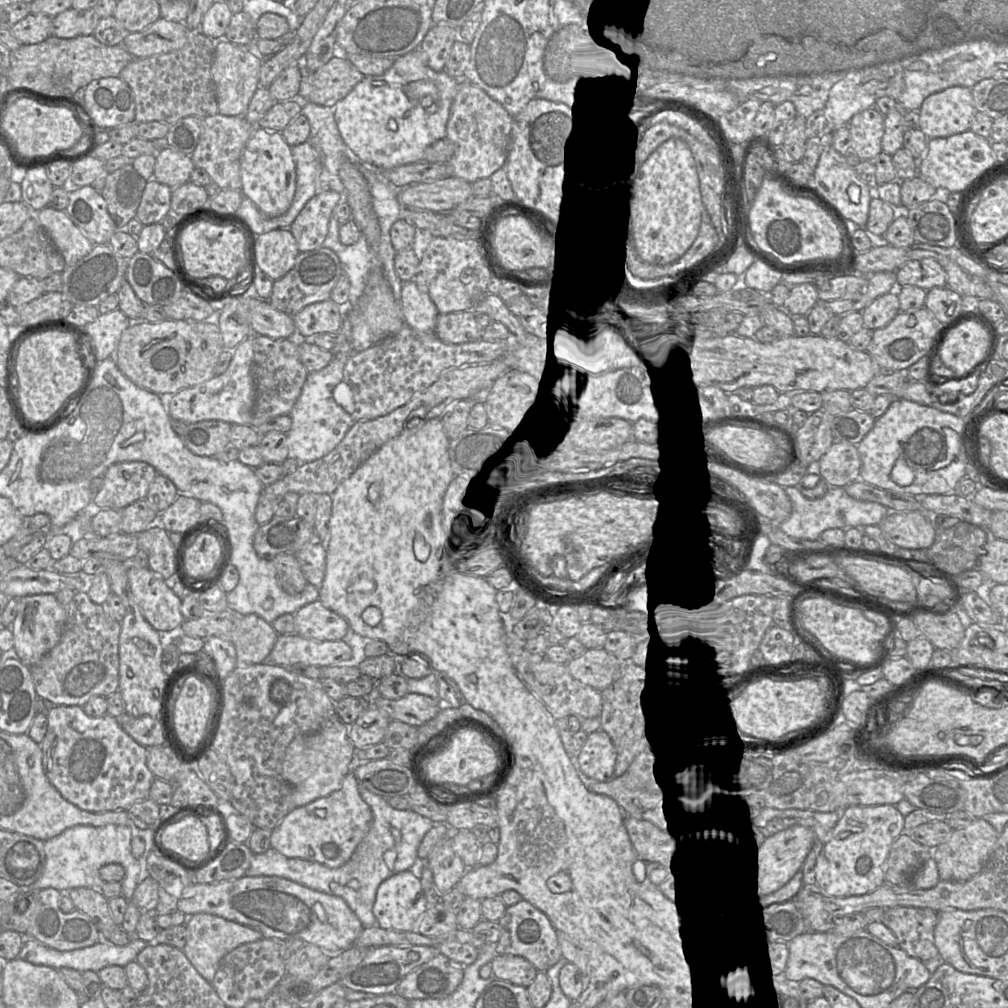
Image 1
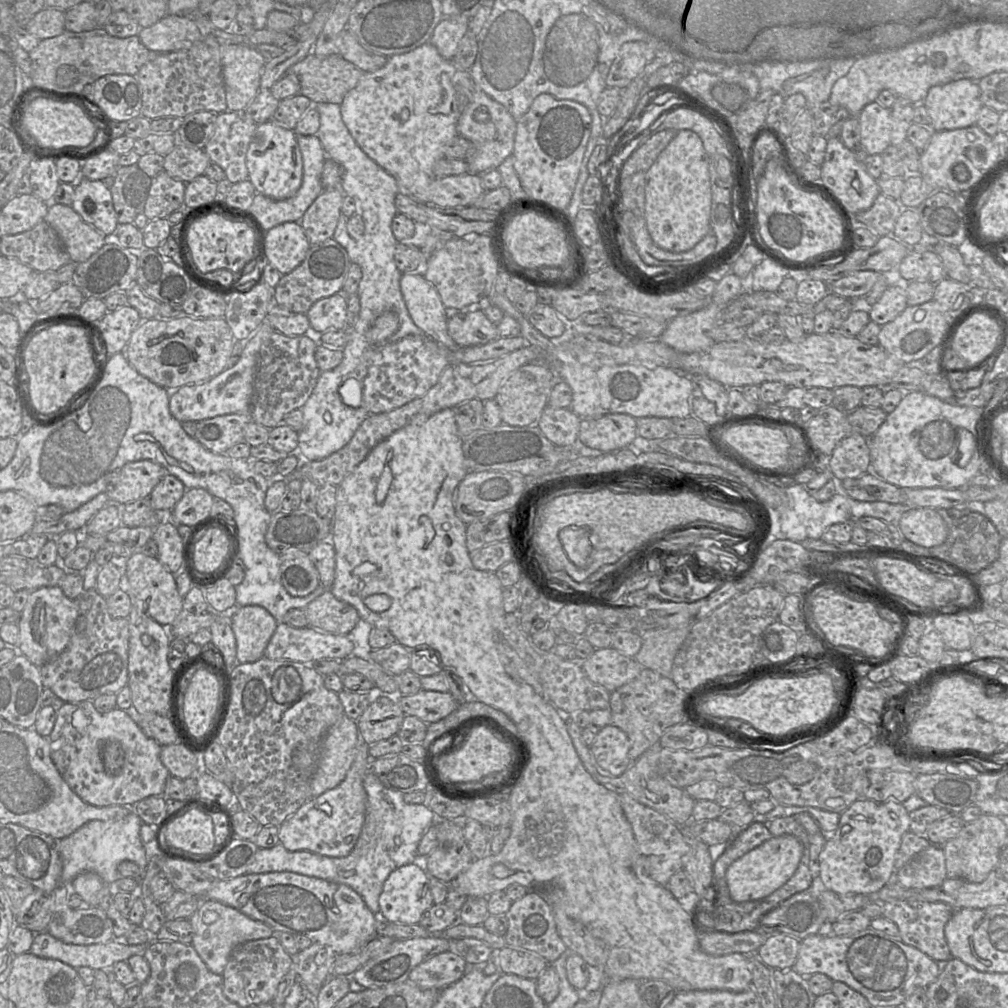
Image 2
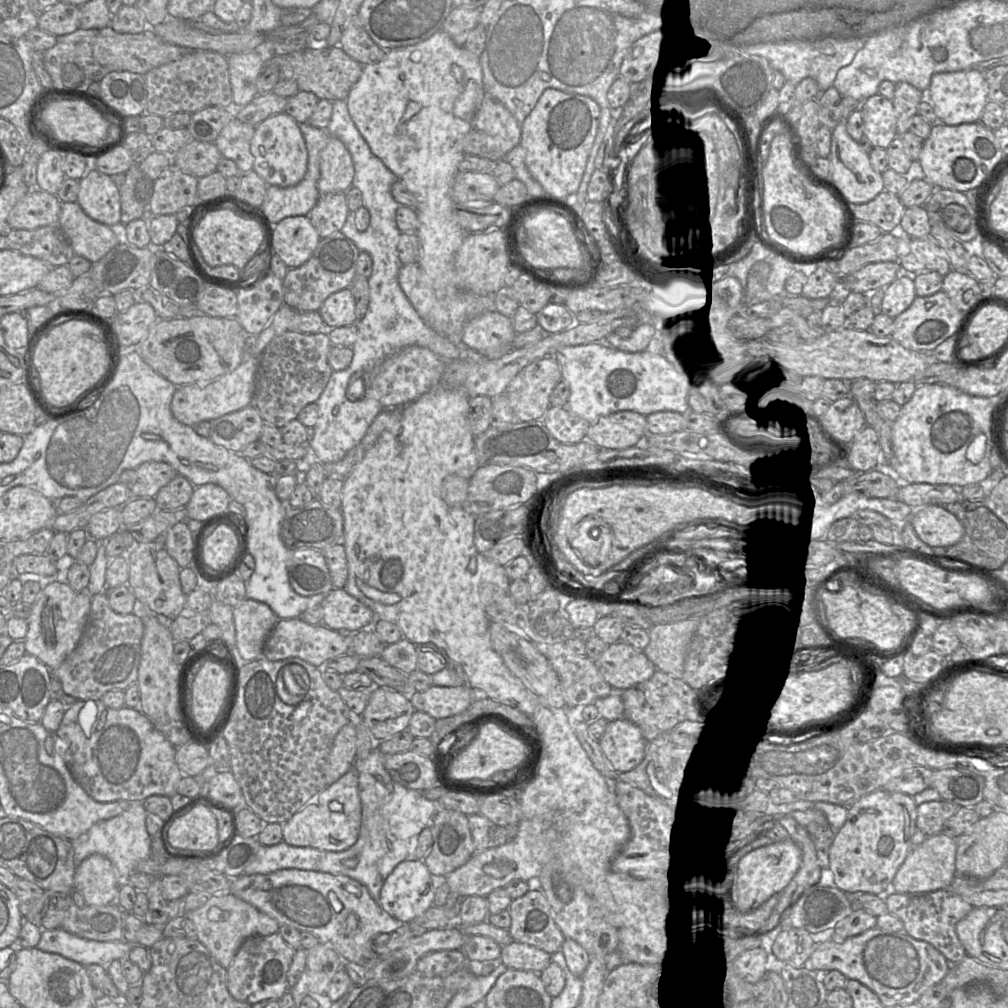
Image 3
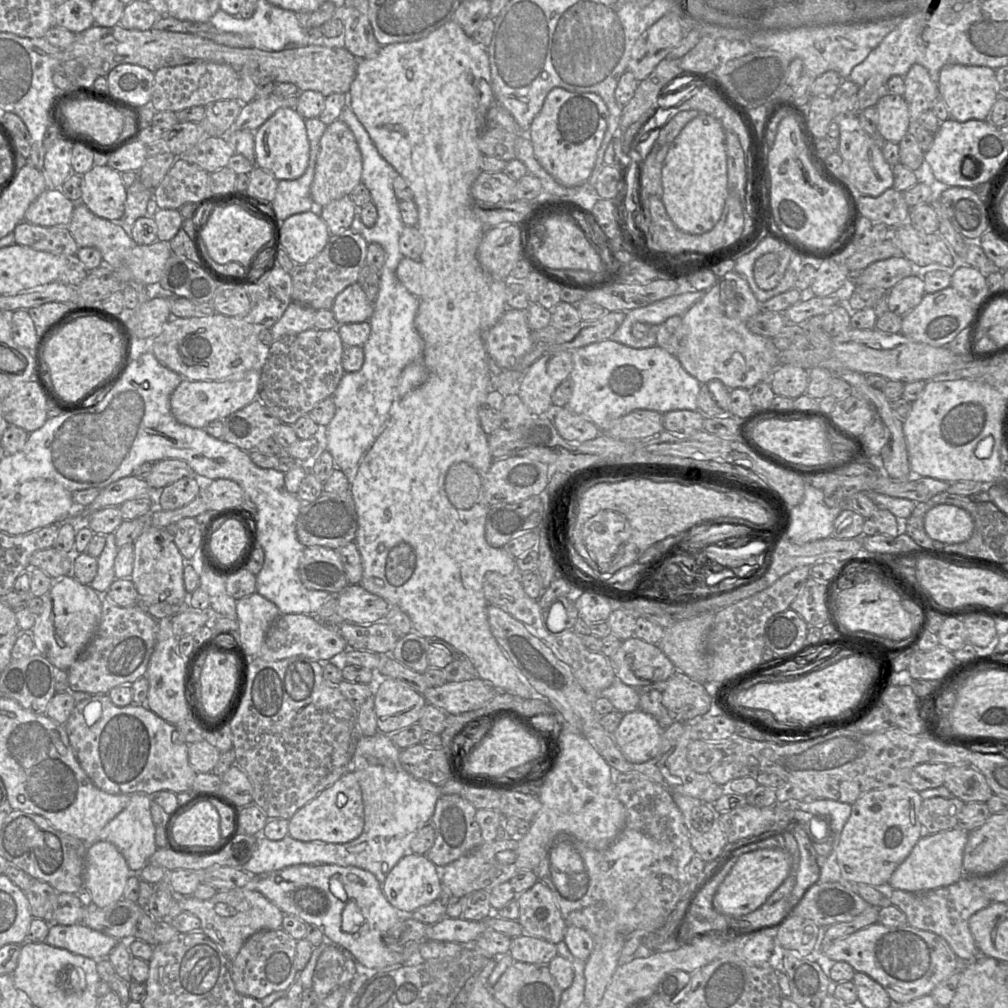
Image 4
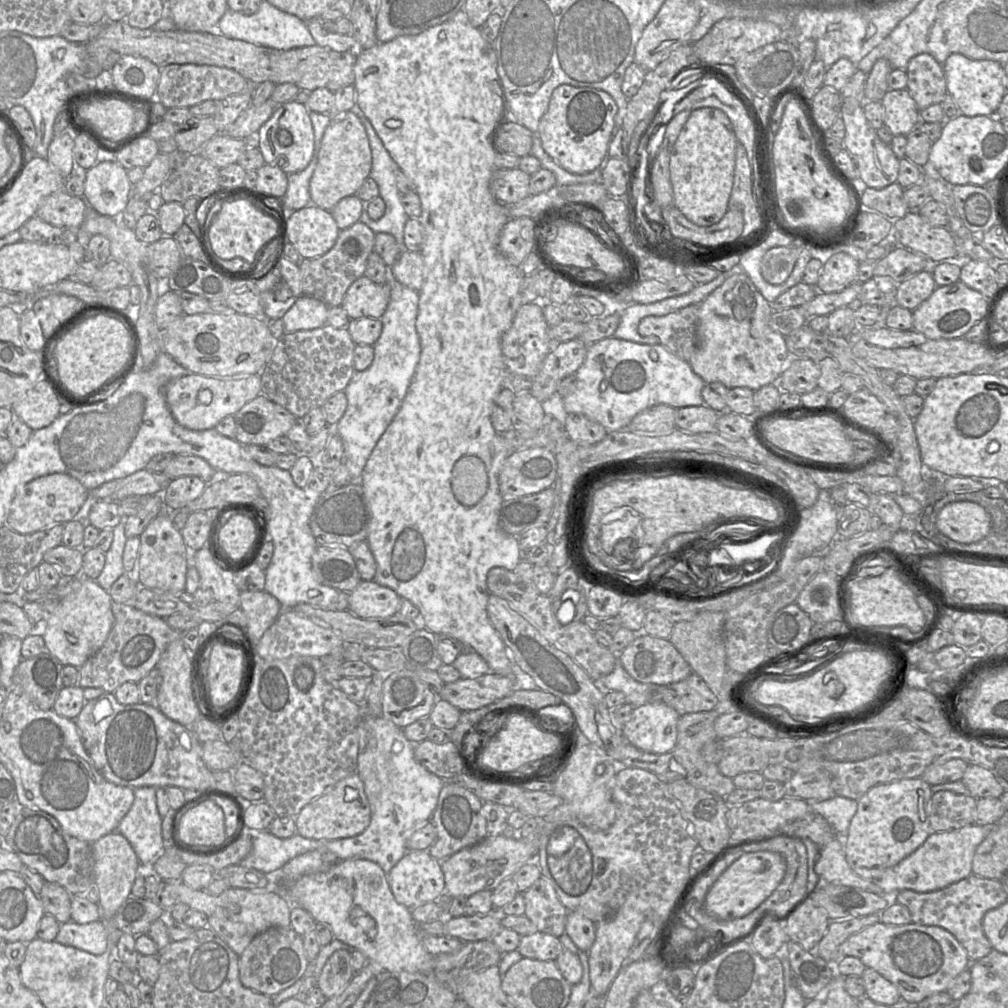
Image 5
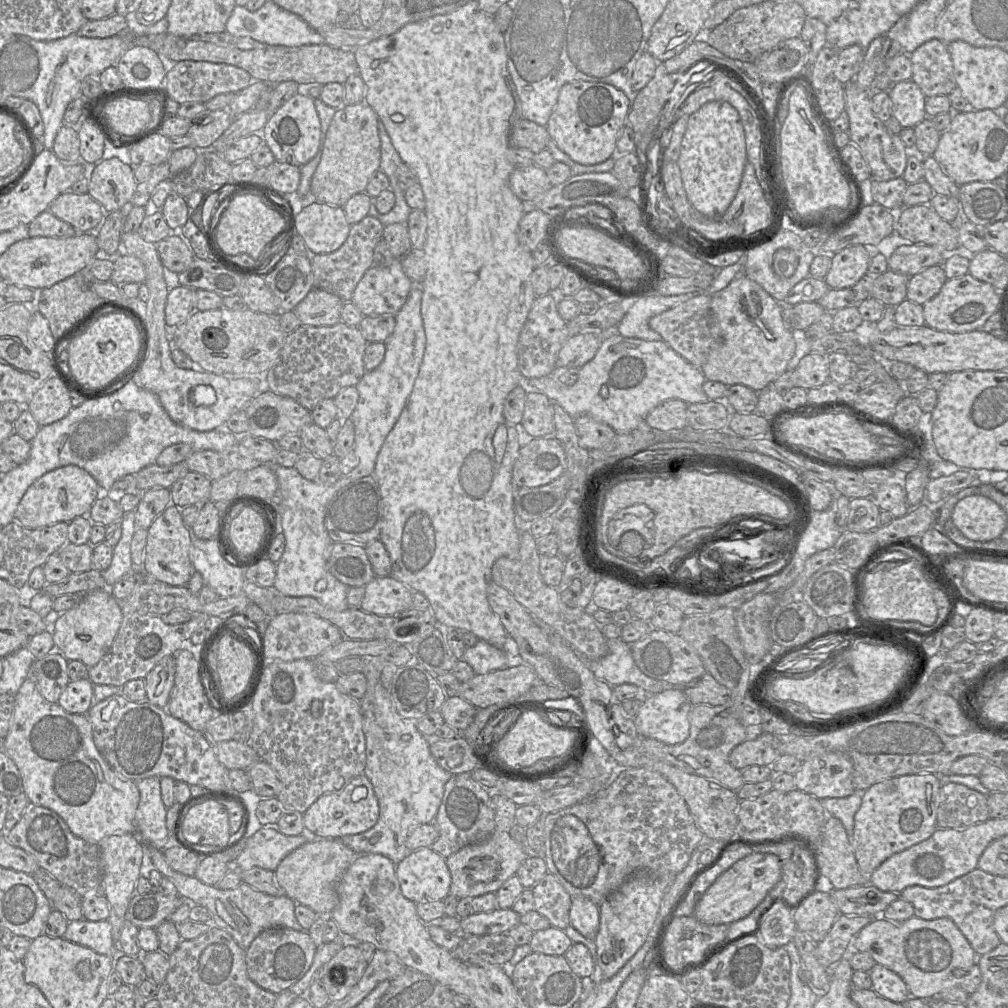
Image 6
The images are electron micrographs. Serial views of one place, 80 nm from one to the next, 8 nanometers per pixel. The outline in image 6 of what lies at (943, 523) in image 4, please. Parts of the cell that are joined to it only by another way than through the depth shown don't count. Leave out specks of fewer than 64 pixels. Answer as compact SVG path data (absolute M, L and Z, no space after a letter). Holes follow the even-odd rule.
M982 495L960 500L950 518L958 531L972 541L992 541L999 538L1007 527L1006 512L993 500Z

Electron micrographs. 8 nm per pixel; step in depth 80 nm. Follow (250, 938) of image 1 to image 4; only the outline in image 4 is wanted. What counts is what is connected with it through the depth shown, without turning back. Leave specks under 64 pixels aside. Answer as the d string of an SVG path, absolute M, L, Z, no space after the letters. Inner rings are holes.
M249 888L222 890L207 900L199 900L192 895L177 897L182 911L190 912L200 919L200 930L220 947L231 962L250 936L261 930L280 929L285 916L263 894Z

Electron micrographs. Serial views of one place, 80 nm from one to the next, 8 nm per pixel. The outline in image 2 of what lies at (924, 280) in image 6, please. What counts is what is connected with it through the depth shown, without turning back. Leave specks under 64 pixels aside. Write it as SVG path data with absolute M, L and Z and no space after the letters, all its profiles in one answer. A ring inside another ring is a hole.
M890 285L871 306L869 317L882 326L896 318L907 306L905 289L899 285Z

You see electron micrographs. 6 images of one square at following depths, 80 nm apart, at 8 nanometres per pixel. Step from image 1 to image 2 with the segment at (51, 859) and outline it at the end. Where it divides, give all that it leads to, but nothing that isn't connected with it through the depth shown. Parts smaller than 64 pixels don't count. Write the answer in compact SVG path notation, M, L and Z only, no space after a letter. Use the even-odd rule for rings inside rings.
M131 810L123 818L118 820L92 820L71 835L57 840L57 850L62 860L61 884L70 882L84 872L96 873L106 884L111 884L120 877L117 866L122 861L134 862L142 871L147 866L146 846L141 841L140 817Z

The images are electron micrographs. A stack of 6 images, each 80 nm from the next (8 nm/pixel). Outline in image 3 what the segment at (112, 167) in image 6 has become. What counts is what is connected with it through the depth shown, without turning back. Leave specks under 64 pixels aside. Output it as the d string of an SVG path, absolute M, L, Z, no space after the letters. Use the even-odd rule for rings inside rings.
M90 168L79 180L77 203L93 220L114 226L121 220L121 196L113 179L95 168Z

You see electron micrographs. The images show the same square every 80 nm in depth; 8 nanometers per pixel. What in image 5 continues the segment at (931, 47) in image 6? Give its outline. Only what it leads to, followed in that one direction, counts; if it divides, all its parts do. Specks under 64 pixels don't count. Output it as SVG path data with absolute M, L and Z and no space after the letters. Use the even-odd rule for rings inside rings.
M928 53L914 56L908 63L907 90L919 111L940 103L947 95L944 64L938 63Z

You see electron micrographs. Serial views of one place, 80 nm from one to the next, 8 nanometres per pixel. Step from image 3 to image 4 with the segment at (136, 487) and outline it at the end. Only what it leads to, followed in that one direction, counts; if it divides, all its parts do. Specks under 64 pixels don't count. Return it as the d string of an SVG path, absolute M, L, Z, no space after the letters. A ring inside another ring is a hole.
M164 459L156 462L151 471L140 478L145 479L154 491L160 491L165 486L183 478L196 478L196 473L183 460Z

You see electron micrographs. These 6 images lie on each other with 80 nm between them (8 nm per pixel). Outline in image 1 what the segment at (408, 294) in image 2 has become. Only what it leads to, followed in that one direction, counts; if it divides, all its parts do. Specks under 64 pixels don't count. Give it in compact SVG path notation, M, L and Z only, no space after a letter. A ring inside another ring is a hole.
M413 280L402 282L401 310L404 325L423 333L434 333L439 312L429 295Z

